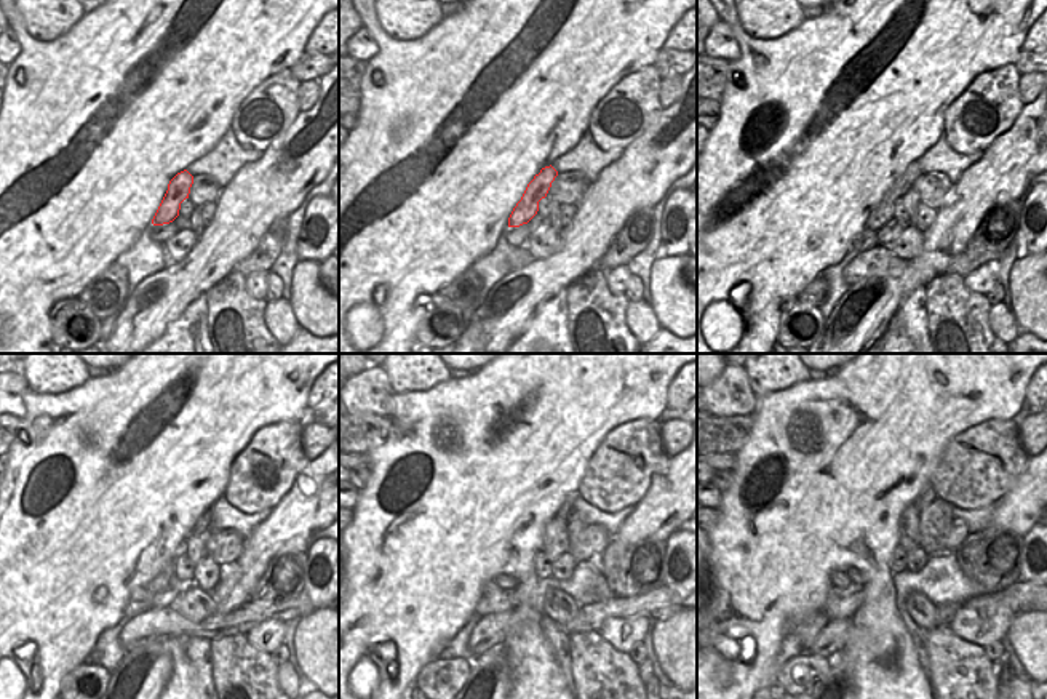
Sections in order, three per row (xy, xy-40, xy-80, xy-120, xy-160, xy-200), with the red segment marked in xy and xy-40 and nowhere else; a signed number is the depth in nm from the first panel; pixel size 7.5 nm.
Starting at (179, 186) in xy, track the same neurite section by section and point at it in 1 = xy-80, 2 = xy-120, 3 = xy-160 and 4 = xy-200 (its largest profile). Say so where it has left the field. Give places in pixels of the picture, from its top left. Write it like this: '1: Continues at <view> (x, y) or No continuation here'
1: Continues at xy-80 (883, 211)
2: Continues at xy-120 (162, 579)
3: Continues at xy-160 (505, 583)
4: Continues at xy-200 (855, 576).

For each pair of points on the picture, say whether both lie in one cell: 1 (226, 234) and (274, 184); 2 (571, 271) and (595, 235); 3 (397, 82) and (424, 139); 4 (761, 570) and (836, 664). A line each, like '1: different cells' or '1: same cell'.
1: same cell
2: same cell
3: same cell
4: different cells

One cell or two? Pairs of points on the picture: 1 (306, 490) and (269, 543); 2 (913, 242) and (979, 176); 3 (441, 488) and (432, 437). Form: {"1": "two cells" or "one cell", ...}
{"1": "one cell", "2": "two cells", "3": "one cell"}

